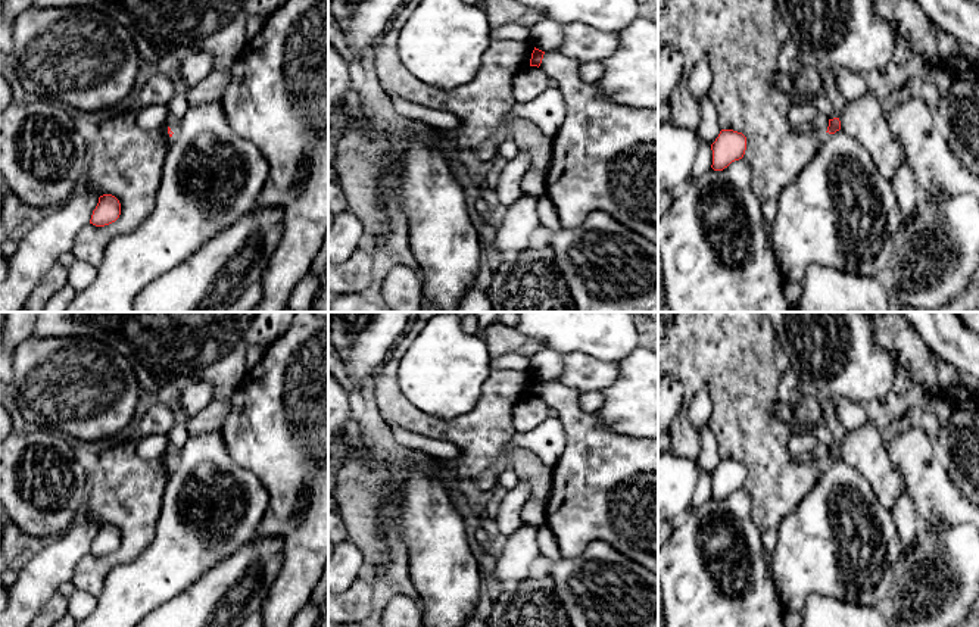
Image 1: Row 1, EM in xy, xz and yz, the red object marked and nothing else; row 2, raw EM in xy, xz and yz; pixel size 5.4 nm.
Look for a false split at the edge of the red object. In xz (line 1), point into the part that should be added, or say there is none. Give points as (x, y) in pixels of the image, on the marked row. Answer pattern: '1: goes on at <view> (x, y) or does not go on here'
1: does not go on here

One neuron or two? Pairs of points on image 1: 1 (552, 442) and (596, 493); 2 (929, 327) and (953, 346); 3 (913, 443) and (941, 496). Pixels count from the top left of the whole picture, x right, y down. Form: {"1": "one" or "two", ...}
{"1": "two", "2": "one", "3": "one"}

